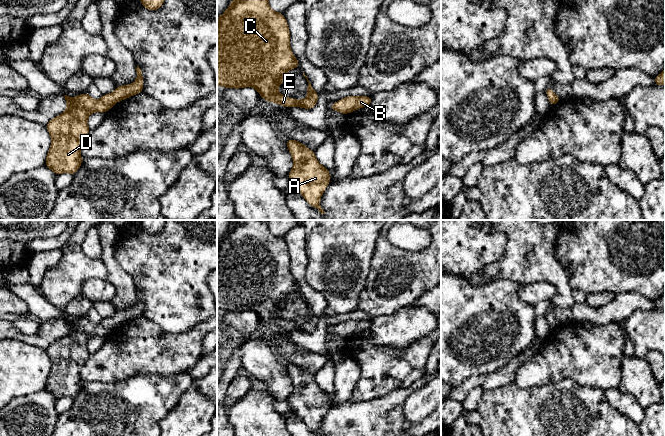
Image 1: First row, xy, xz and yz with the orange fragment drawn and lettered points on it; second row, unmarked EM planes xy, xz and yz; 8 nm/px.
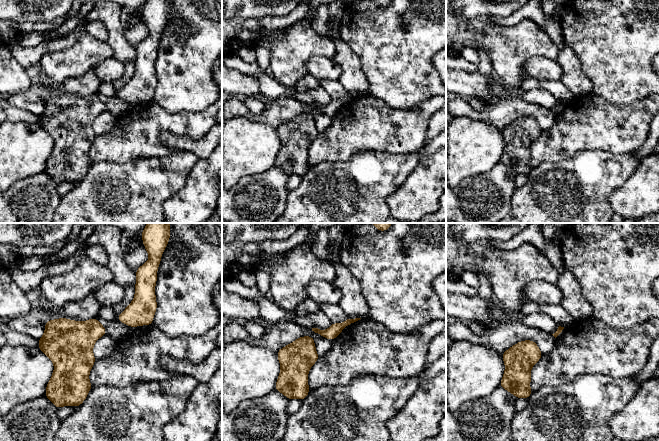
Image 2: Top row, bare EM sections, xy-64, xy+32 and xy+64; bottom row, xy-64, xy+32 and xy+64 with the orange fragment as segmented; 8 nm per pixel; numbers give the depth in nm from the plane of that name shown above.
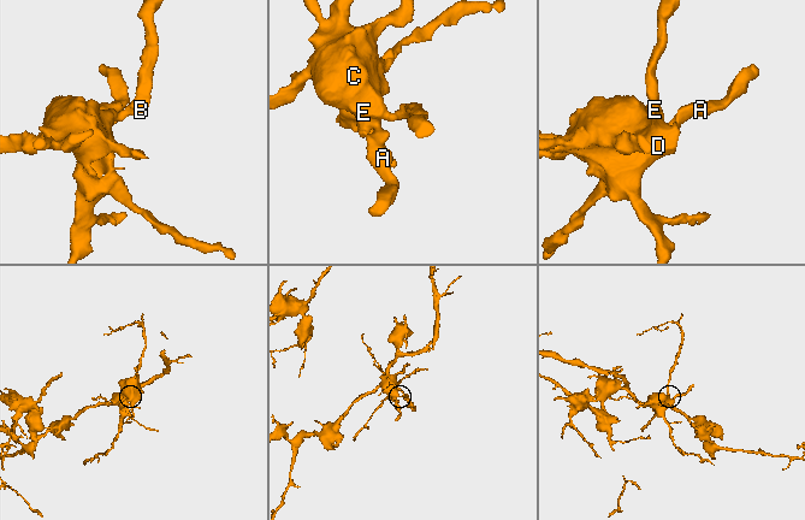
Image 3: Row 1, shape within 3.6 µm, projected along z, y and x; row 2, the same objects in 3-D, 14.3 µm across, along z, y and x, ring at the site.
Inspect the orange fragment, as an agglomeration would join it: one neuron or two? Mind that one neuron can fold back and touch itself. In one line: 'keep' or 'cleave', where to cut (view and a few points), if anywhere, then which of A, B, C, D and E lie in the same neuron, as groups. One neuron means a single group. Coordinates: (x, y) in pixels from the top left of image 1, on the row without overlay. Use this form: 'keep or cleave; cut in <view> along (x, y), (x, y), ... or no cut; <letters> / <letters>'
keep; no cut; A B C D E

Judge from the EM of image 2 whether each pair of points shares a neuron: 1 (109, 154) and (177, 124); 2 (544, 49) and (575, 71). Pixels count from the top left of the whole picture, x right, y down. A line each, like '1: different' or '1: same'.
1: same
2: different

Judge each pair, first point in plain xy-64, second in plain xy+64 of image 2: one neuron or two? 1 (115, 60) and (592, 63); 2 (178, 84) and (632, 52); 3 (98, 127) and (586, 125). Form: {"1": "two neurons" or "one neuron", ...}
{"1": "two neurons", "2": "one neuron", "3": "two neurons"}

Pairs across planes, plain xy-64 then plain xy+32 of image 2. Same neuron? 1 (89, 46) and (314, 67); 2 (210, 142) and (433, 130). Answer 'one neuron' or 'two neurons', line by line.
1: two neurons
2: two neurons

